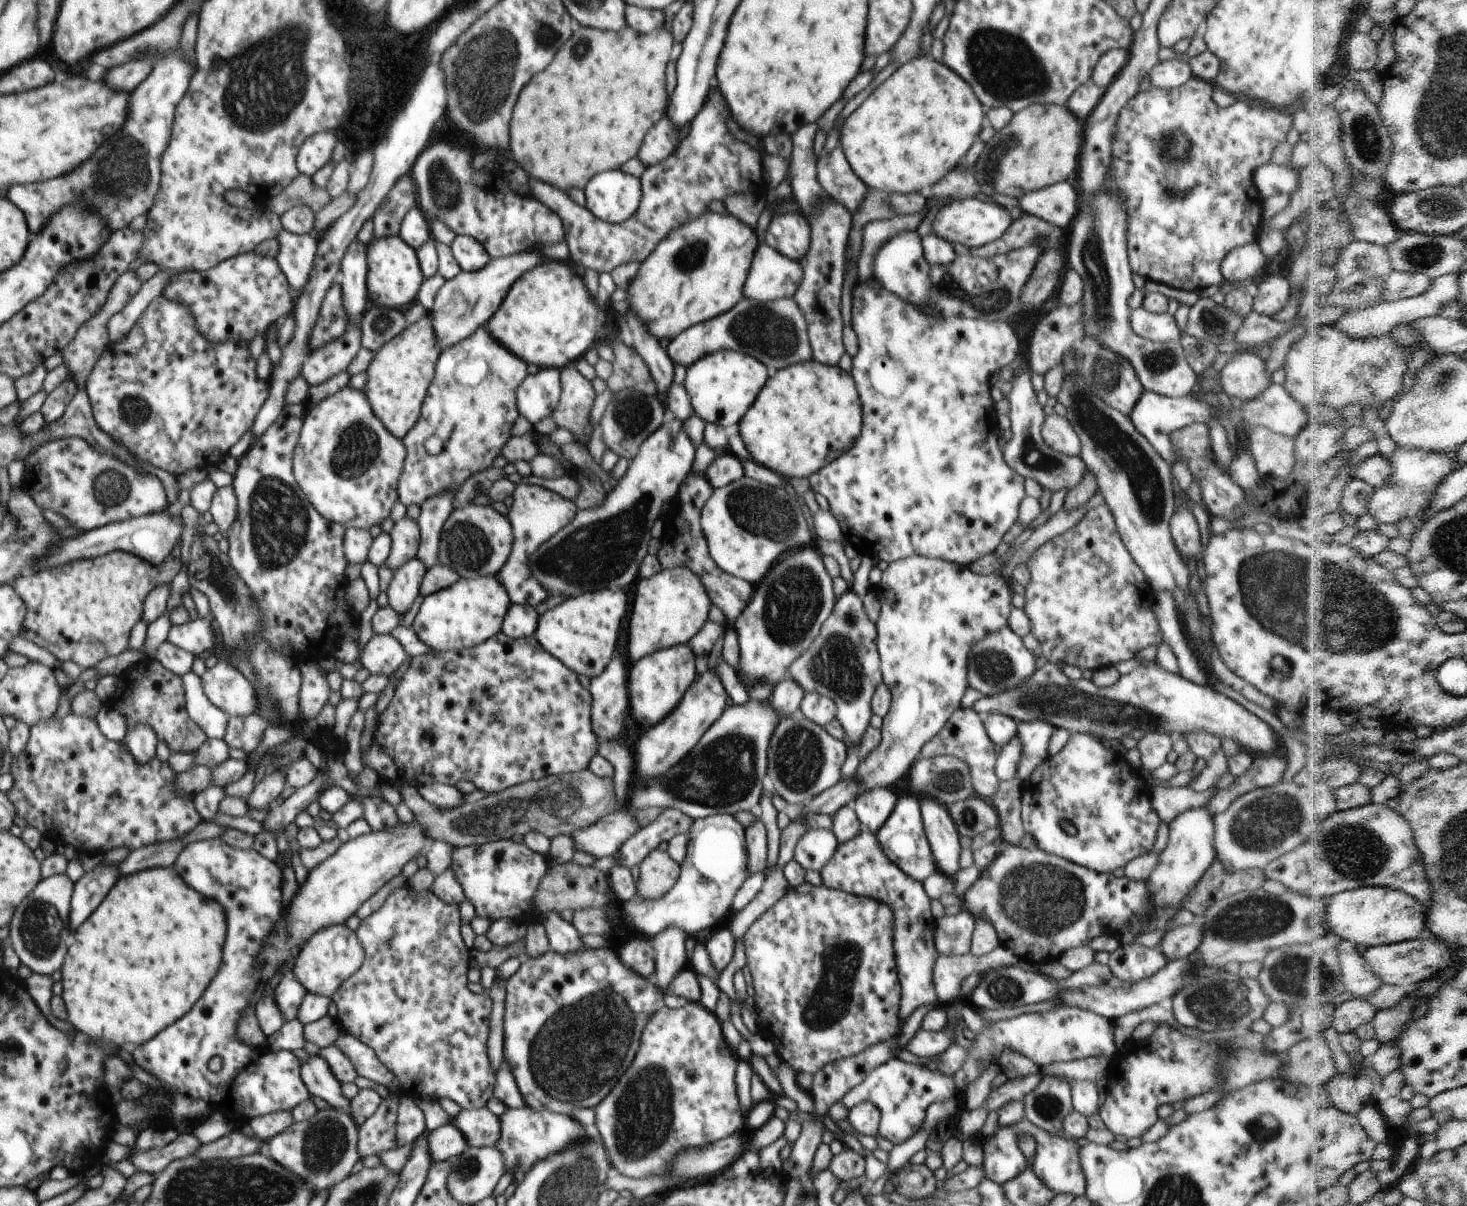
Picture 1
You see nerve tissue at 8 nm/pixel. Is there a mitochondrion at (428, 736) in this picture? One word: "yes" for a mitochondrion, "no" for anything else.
no

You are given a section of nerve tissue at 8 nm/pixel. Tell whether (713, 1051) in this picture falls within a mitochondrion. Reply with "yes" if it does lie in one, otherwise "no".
no

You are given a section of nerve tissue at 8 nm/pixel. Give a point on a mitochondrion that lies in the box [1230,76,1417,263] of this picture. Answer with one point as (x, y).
(1368, 145)

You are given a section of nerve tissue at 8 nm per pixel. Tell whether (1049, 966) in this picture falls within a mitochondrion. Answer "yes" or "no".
no

